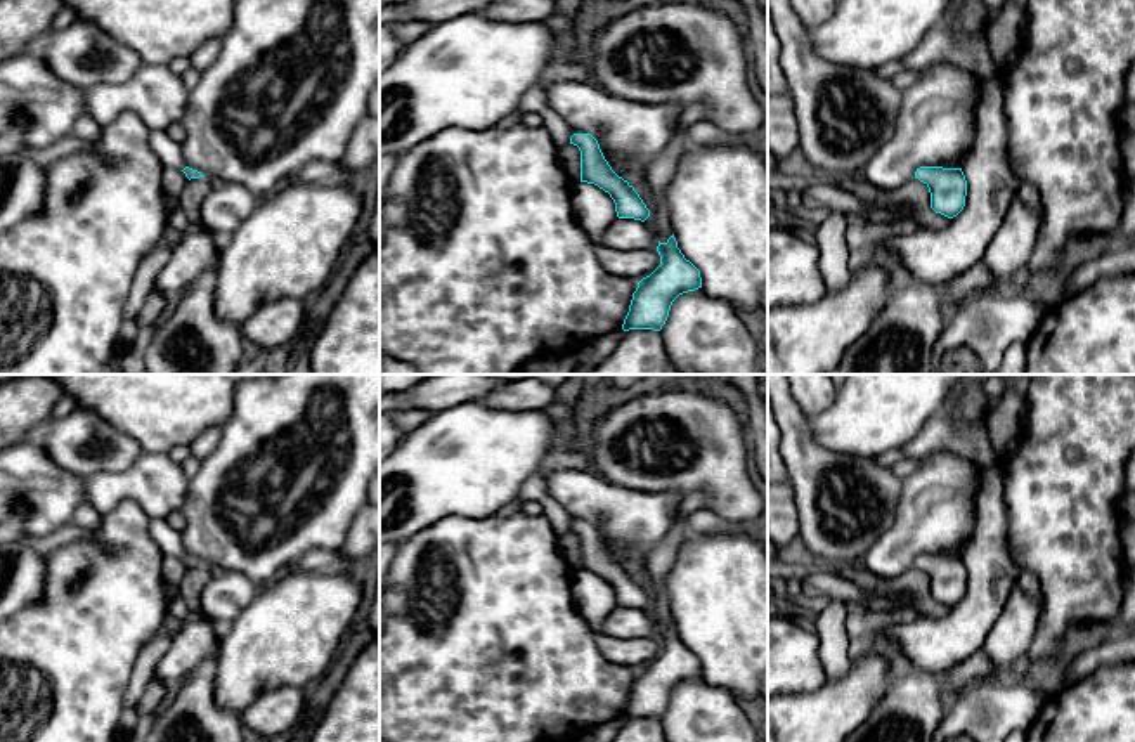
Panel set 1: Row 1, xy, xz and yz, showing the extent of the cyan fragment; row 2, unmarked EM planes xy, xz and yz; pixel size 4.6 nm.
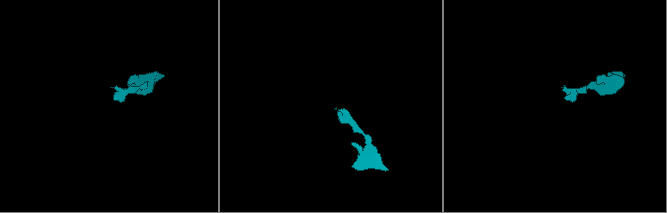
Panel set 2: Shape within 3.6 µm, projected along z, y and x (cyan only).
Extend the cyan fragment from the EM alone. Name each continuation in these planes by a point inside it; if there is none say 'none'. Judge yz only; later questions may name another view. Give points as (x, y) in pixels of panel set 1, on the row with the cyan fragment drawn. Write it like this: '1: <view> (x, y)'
none

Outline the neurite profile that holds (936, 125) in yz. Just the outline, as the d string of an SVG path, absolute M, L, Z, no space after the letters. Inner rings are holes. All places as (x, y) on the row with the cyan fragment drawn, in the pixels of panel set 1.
M955 64L922 69L920 80L903 90L892 137L863 170L863 179L892 196L920 166L963 163L976 139L981 80Z

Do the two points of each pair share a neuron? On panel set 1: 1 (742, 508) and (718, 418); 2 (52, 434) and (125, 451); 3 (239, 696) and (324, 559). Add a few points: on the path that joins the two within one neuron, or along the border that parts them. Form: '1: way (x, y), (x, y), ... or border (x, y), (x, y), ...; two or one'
1: way (733, 486), (721, 465), (718, 441); one
2: way (70, 448), (87, 460), (108, 455); one
3: border (311, 569), (324, 572); two

